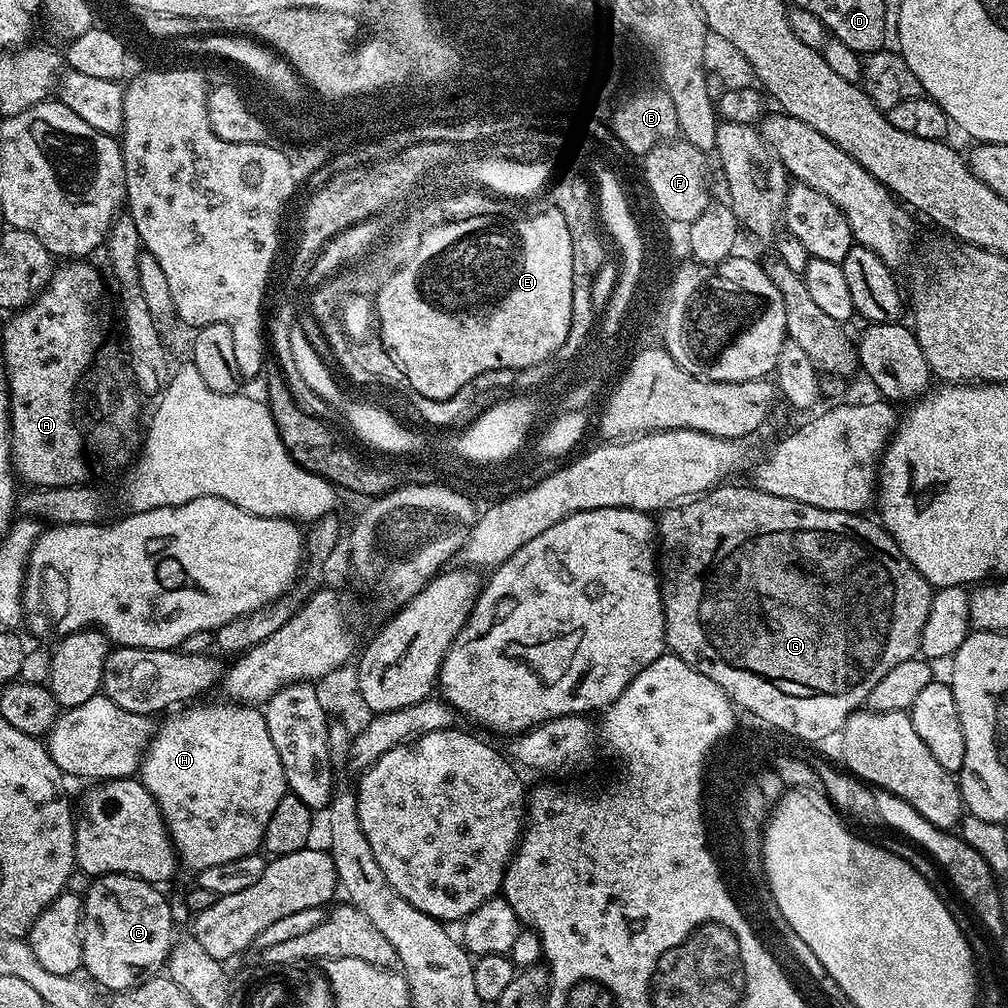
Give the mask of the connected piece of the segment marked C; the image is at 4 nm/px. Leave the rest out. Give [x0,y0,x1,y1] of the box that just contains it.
[80,872,174,993]

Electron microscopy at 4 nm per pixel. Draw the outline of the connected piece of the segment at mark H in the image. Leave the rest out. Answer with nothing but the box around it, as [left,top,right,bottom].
[138,702,289,874]

